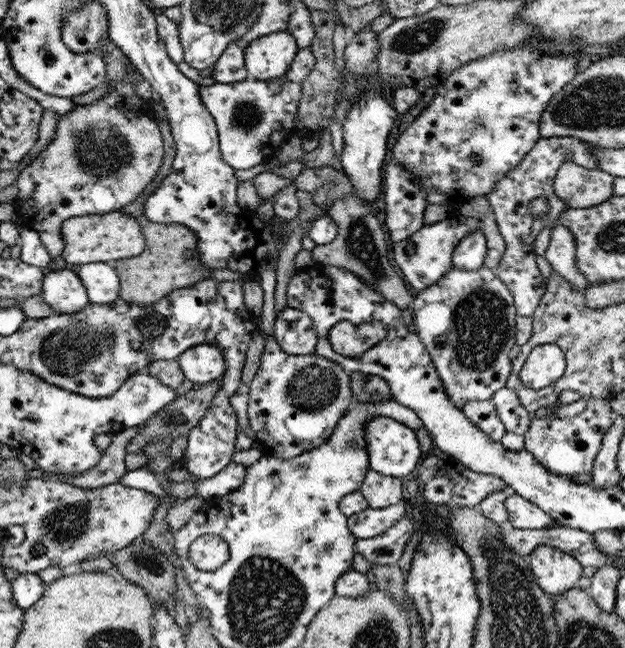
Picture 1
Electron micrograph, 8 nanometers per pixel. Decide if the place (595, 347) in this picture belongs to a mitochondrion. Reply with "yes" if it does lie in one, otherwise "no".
yes

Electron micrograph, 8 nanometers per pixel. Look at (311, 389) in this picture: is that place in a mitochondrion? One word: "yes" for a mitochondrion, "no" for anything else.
yes

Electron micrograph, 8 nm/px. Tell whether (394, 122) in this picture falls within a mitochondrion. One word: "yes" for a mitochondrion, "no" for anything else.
no

